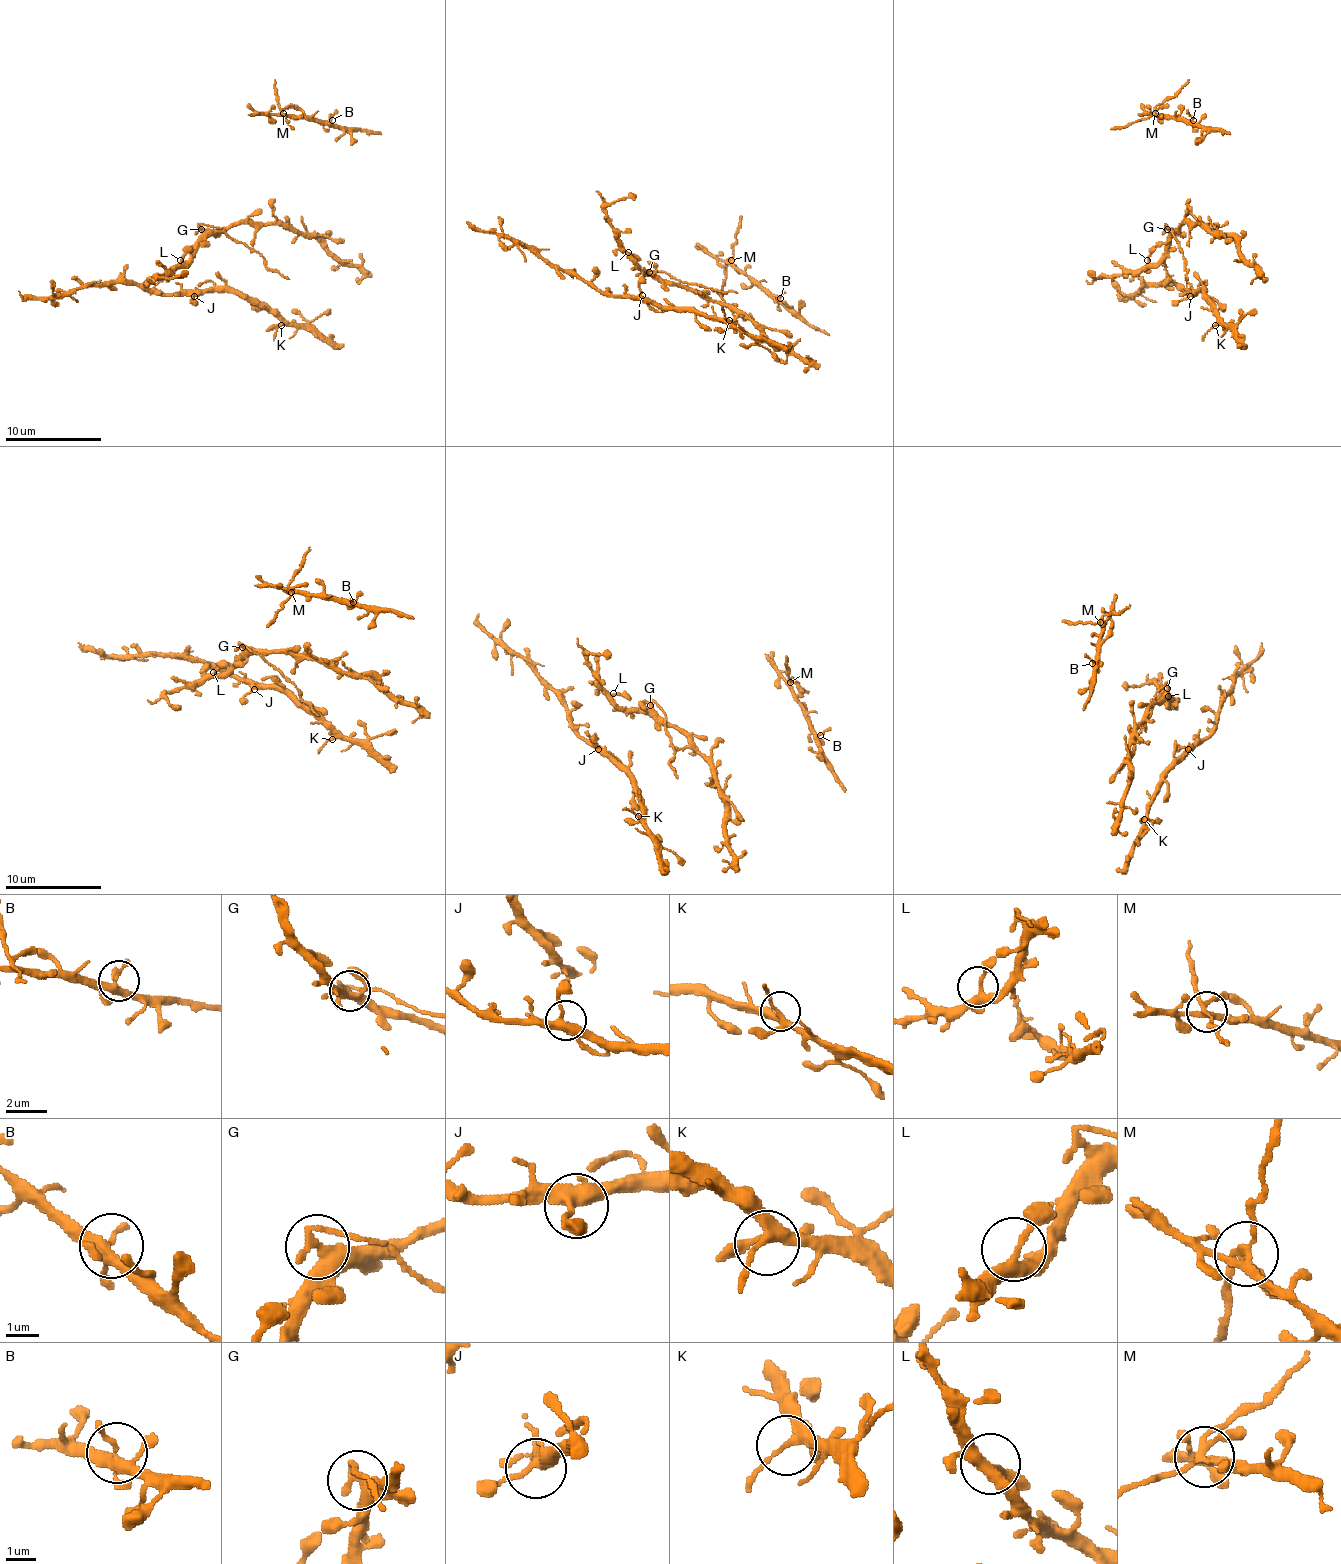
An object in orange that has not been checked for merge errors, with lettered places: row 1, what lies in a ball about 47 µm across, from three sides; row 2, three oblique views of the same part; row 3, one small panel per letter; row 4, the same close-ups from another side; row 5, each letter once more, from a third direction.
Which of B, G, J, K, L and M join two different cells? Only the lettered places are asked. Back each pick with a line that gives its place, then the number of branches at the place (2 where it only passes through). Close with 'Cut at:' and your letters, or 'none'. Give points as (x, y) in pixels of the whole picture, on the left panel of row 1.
G: place (201, 229); branches 3
M: place (283, 113); branches 5
Cut at: G, M

